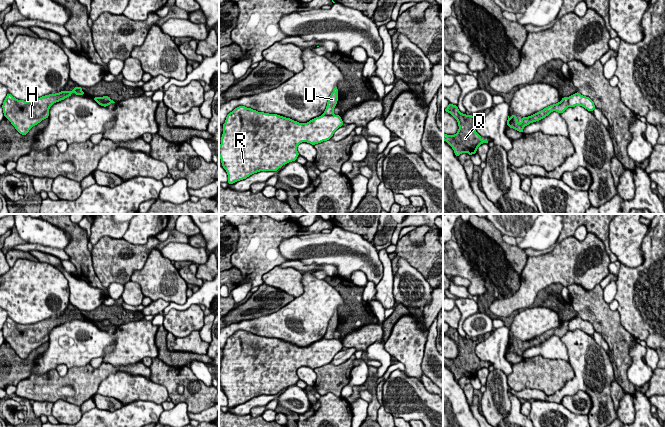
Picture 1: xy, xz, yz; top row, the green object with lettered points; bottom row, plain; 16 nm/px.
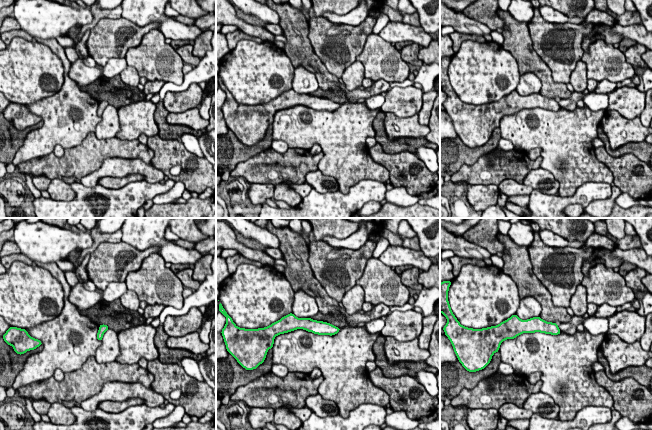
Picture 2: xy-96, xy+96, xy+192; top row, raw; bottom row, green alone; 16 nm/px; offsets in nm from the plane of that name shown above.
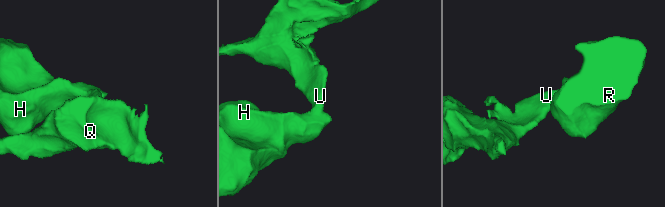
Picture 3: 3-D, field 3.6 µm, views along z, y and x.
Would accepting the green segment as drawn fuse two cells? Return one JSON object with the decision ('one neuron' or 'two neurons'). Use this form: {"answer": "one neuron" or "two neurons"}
{"answer": "two neurons"}

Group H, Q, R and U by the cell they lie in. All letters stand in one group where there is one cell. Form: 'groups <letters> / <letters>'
groups H R / Q U

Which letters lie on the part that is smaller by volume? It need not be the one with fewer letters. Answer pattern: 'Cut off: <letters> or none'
Cut off: Q, U

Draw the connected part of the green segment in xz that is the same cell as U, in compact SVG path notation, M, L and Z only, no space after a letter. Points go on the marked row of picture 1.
M337 86L334 87L333 92L329 96L324 115L334 115L334 108L338 101L338 89Z

